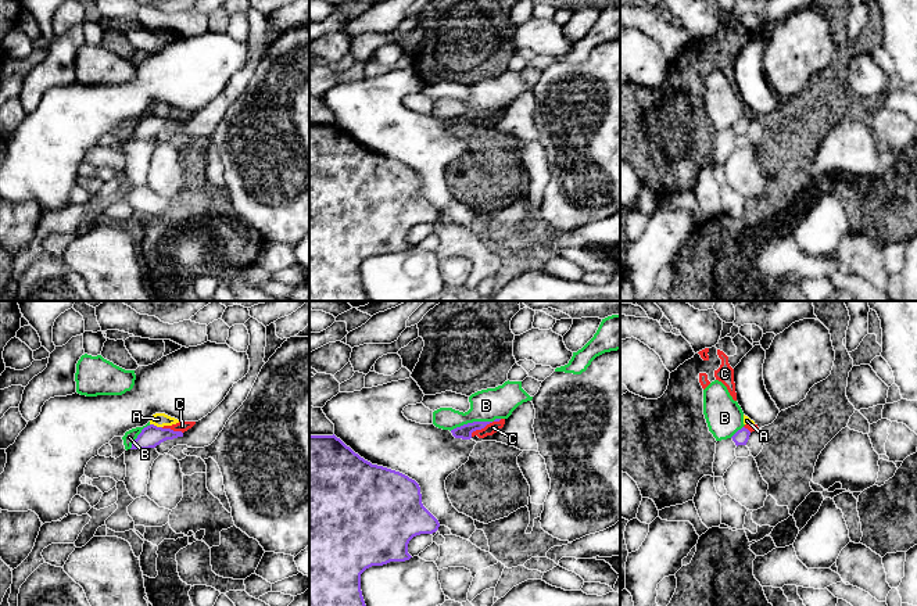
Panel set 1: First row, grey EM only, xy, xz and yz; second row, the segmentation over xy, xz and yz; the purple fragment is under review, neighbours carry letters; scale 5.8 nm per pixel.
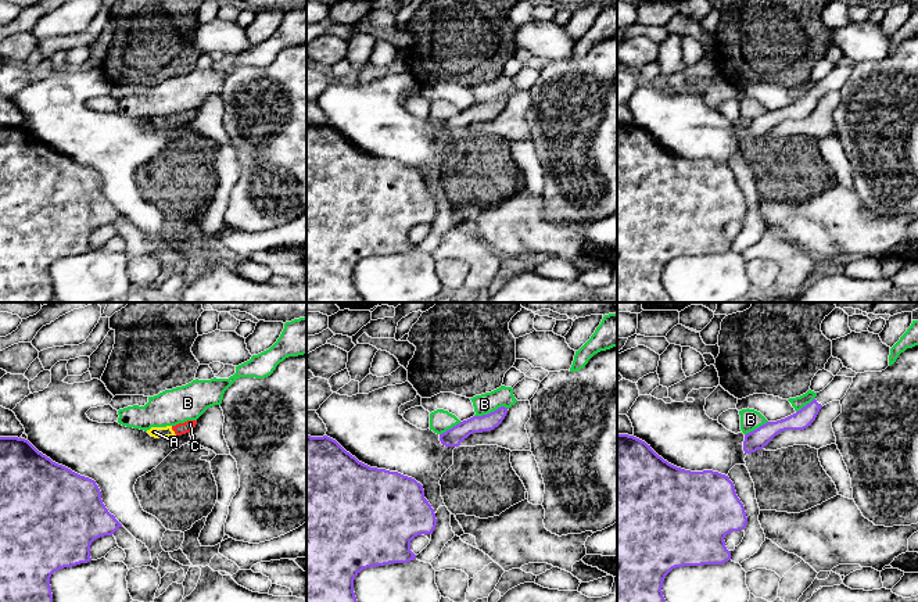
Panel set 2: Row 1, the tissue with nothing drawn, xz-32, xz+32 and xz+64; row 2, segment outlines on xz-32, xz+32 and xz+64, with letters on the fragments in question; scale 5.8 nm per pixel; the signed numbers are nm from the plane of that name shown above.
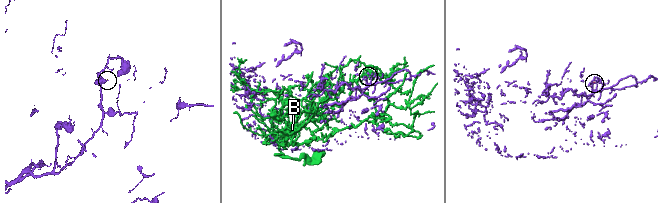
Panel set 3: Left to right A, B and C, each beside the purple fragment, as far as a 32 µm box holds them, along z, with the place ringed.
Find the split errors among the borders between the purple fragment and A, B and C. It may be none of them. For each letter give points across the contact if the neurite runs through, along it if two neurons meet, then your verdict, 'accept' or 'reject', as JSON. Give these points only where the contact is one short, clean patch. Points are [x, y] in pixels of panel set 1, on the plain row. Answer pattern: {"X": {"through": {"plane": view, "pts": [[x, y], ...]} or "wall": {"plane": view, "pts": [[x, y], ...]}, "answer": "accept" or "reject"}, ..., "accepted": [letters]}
{"A": {"wall": {"plane": "xy", "pts": [[150, 113], [161, 117]]}, "answer": "reject"}, "B": {"answer": "reject"}, "C": {"wall": {"plane": "xz", "pts": [[501, 108], [476, 118], [470, 125]]}, "answer": "reject"}, "accepted": []}

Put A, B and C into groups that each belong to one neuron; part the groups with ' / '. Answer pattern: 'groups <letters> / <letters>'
groups A C / B

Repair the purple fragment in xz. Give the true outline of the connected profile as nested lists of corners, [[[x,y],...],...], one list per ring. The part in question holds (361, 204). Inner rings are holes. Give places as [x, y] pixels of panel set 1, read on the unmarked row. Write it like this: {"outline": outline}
{"outline": [[[334,123],[309,125],[309,301],[365,301],[361,263],[372,255],[409,250],[409,230],[438,216],[438,209],[423,196],[415,169],[372,154]]]}

